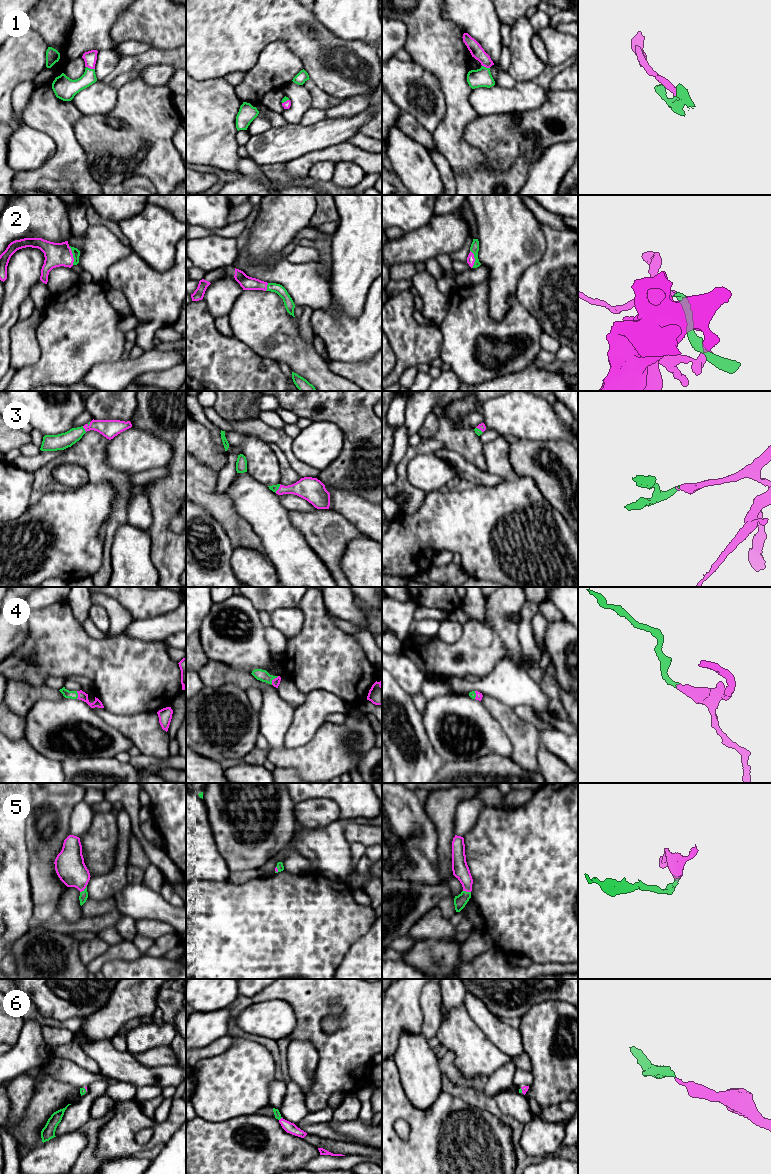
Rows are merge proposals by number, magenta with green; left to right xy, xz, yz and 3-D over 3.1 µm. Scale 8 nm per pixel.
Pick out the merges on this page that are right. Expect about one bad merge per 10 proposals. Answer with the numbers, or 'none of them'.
1, 2, 3, 4, 5, 6

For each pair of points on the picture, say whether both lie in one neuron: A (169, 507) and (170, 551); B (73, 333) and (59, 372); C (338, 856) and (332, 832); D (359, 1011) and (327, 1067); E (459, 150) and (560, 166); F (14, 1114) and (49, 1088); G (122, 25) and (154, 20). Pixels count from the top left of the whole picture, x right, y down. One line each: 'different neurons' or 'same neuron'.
A: same neuron
B: same neuron
C: same neuron
D: same neuron
E: different neurons
F: different neurons
G: same neuron

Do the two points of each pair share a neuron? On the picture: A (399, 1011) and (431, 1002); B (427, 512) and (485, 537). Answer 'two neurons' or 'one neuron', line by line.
A: two neurons
B: one neuron

